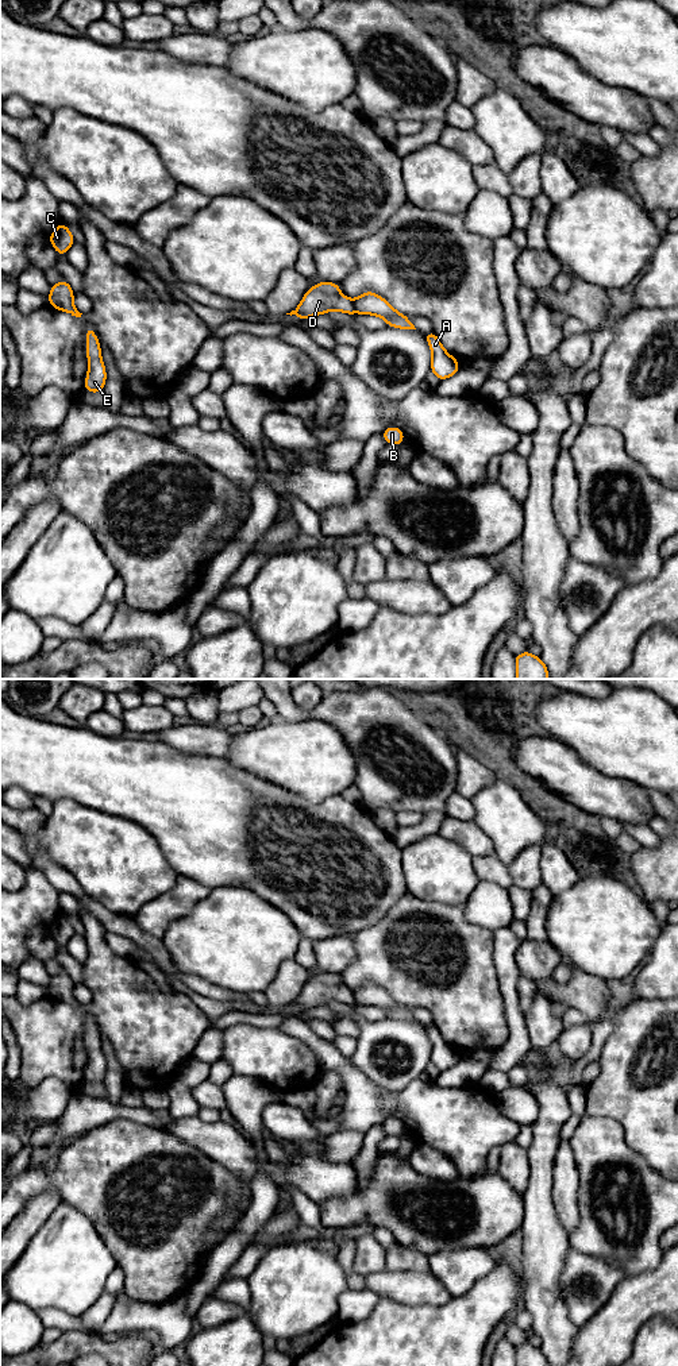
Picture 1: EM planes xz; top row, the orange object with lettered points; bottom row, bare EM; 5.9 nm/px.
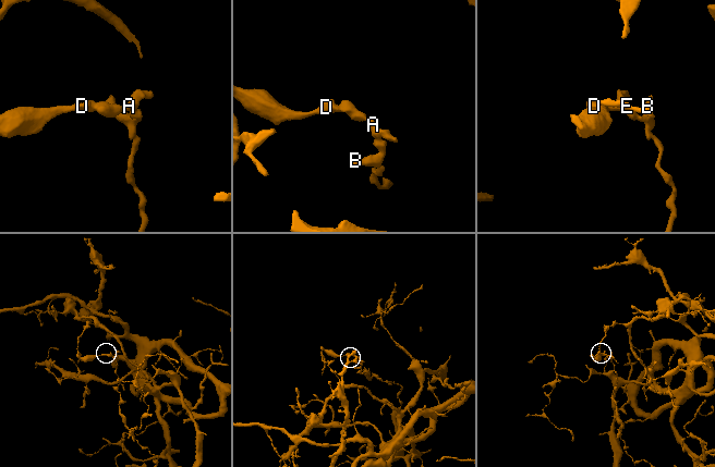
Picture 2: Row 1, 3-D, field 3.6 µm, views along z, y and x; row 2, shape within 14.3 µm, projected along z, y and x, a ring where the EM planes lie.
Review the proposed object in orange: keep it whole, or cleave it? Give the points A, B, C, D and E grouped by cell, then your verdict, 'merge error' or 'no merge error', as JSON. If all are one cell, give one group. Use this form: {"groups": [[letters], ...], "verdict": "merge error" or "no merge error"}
{"groups": [["A", "B"], ["C", "D", "E"]], "verdict": "merge error"}

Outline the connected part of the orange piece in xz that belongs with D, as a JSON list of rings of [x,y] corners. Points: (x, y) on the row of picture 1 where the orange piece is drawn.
[[[319,281],[316,286],[308,288],[298,306],[286,315],[305,320],[316,315],[327,315],[330,310],[354,315],[354,300],[343,296],[338,283]]]

